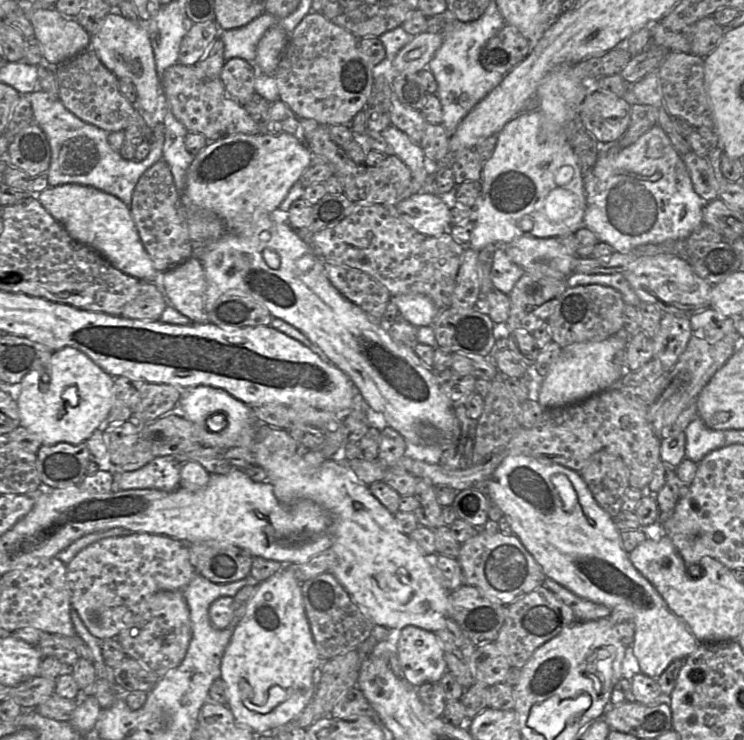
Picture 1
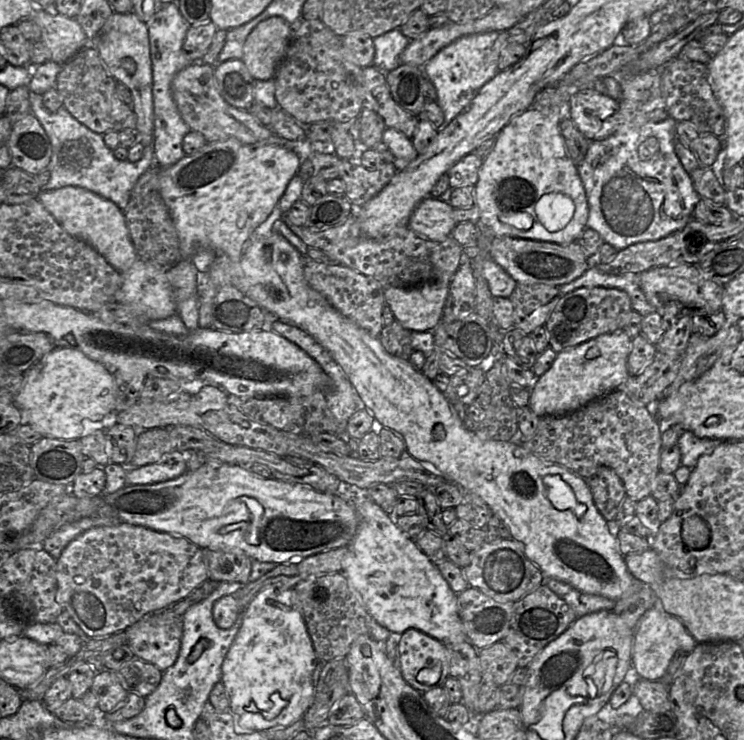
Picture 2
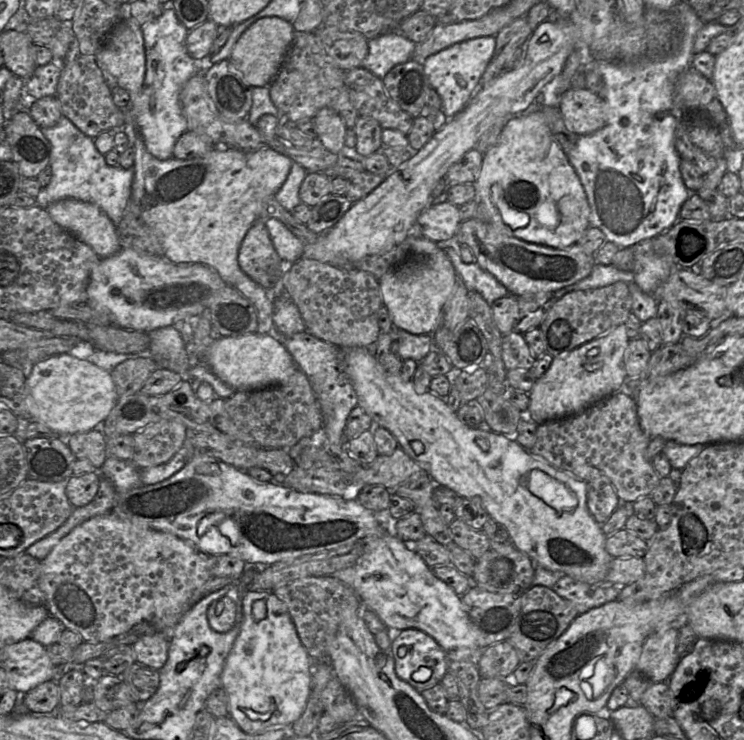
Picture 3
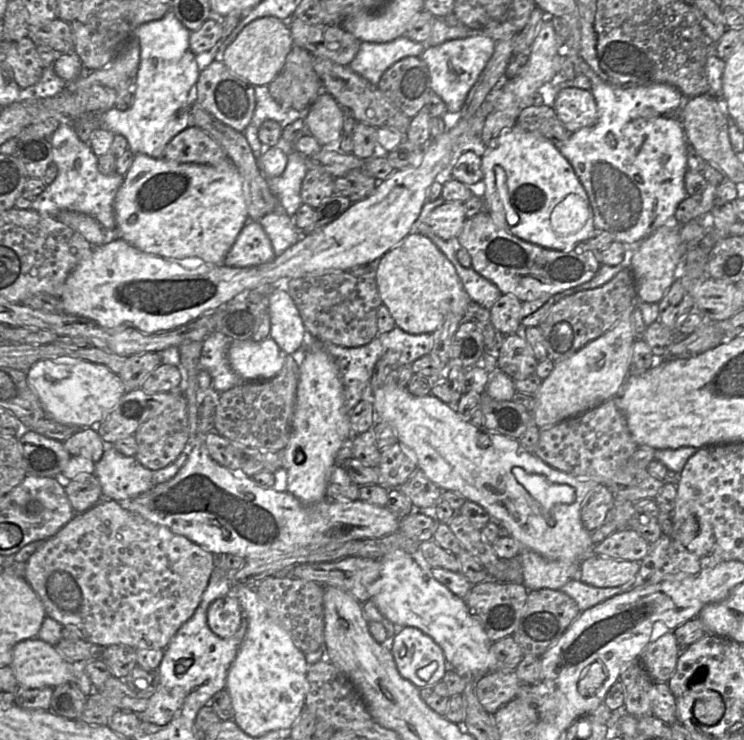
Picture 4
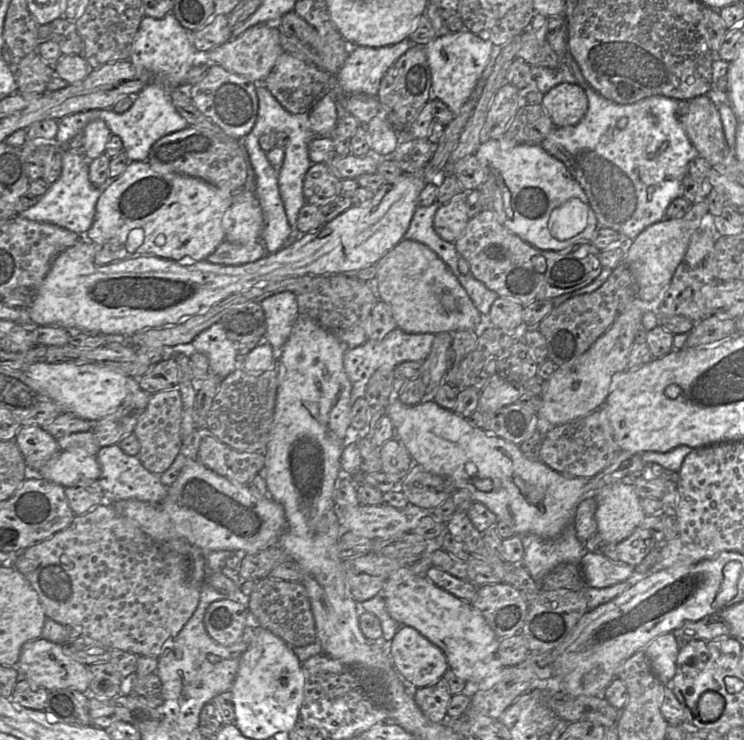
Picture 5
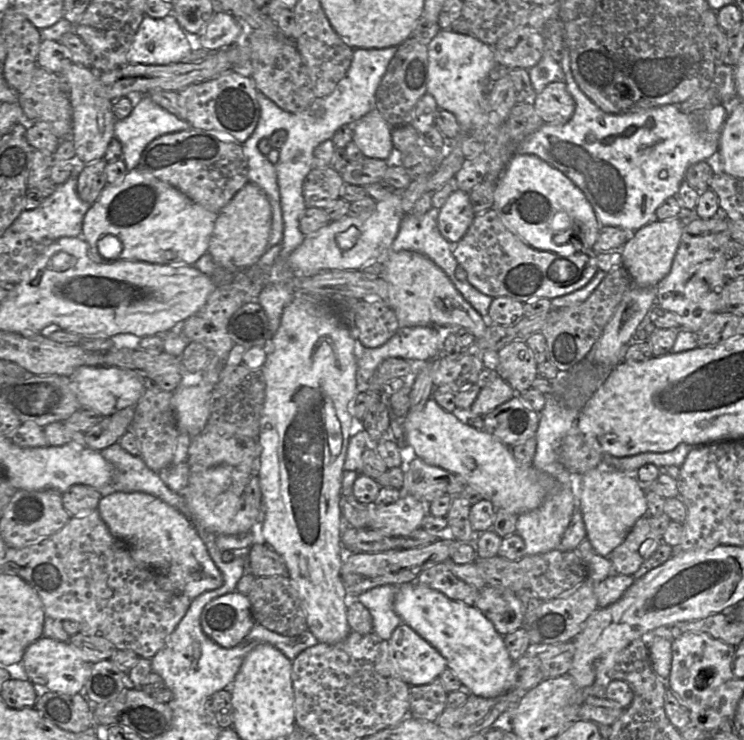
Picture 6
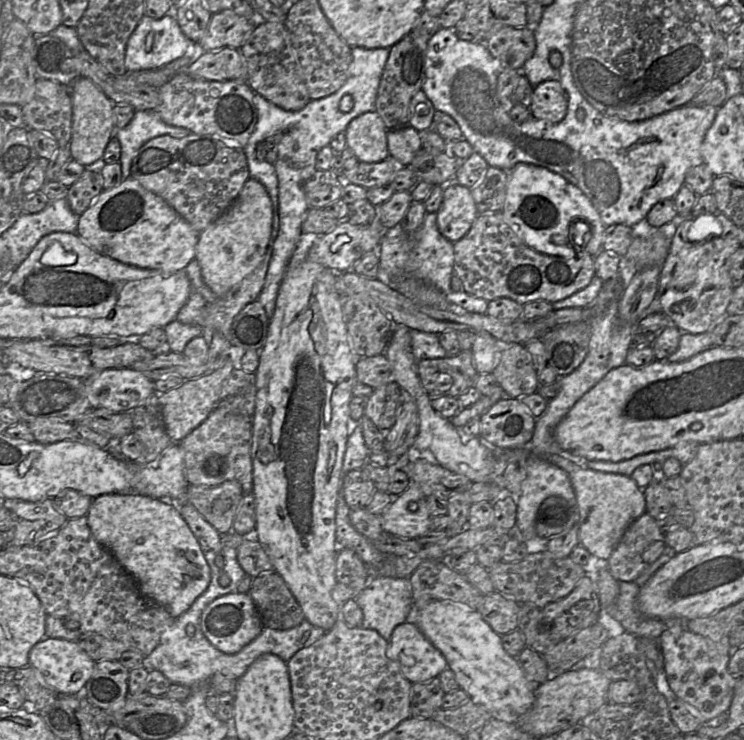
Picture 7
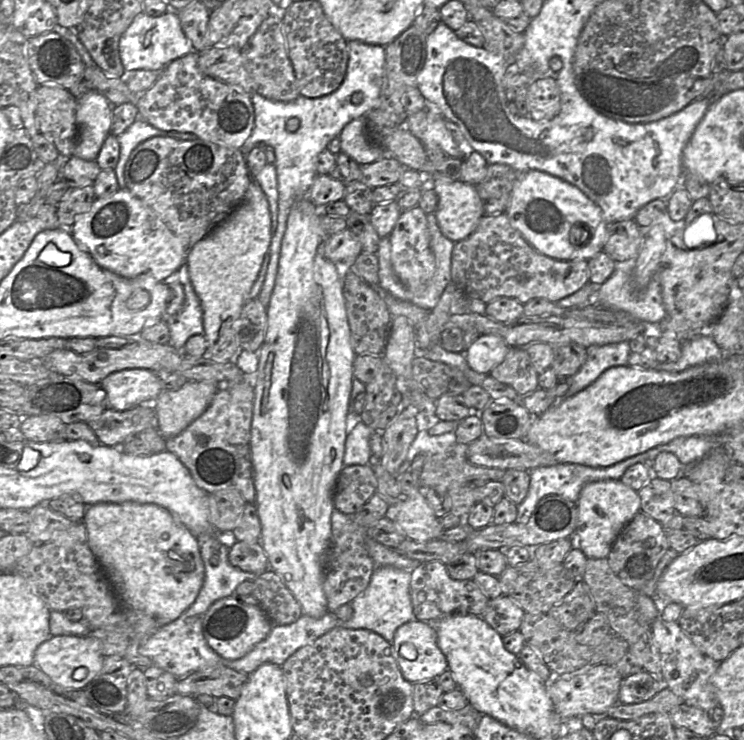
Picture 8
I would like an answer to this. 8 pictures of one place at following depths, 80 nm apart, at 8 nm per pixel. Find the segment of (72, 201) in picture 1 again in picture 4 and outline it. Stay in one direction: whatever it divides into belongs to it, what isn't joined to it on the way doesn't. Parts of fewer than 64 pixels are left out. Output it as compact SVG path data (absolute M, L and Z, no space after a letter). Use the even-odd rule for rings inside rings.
M64 211L57 216L57 219L80 233L93 247L109 243L117 238L116 231L107 232L94 217L86 214Z

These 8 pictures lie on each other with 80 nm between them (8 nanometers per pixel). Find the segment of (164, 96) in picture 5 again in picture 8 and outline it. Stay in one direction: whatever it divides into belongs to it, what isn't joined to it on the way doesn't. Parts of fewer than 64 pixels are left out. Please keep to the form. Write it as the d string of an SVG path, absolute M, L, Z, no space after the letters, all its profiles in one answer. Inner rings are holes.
M138 117L135 122L117 138L120 144L120 156L114 171L116 178L121 185L125 185L124 168L130 157L130 154L139 144L149 140L149 136L152 137L152 135L155 134L174 136L175 139L182 141L199 139L193 133L182 133L157 129L145 120Z

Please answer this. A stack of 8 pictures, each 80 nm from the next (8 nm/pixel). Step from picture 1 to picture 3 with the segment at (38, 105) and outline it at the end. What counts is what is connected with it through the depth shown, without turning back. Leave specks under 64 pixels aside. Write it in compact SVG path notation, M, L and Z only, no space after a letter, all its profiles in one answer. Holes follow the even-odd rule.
M64 116L54 127L41 130L51 144L49 167L52 177L50 183L43 187L35 197L36 205L46 209L50 204L62 199L76 199L92 203L99 207L118 229L131 198L133 167L123 169L107 165L105 156L95 147L94 139L83 134Z

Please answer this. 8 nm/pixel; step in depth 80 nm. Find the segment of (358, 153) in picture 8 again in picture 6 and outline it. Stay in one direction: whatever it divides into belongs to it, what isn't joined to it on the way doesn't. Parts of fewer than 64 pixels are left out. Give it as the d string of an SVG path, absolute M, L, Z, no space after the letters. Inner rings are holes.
M373 109L353 126L352 141L361 150L363 156L381 160L393 160L392 127L380 112Z

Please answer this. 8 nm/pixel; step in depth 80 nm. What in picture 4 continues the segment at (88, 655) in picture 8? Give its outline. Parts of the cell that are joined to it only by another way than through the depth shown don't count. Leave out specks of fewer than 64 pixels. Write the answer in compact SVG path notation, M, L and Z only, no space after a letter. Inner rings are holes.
M37 637L20 641L14 646L10 666L18 681L18 686L22 685L33 689L43 687L55 688L58 685L72 681L78 684L81 692L87 697L93 693L93 685L85 671L85 663L65 660L58 653L55 646Z

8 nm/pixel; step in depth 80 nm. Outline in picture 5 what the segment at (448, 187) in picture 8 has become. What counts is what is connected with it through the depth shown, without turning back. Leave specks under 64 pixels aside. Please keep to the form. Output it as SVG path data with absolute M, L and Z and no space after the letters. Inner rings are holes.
M462 192L446 204L440 205L434 215L433 226L443 240L455 243L463 234L469 220L466 192Z

